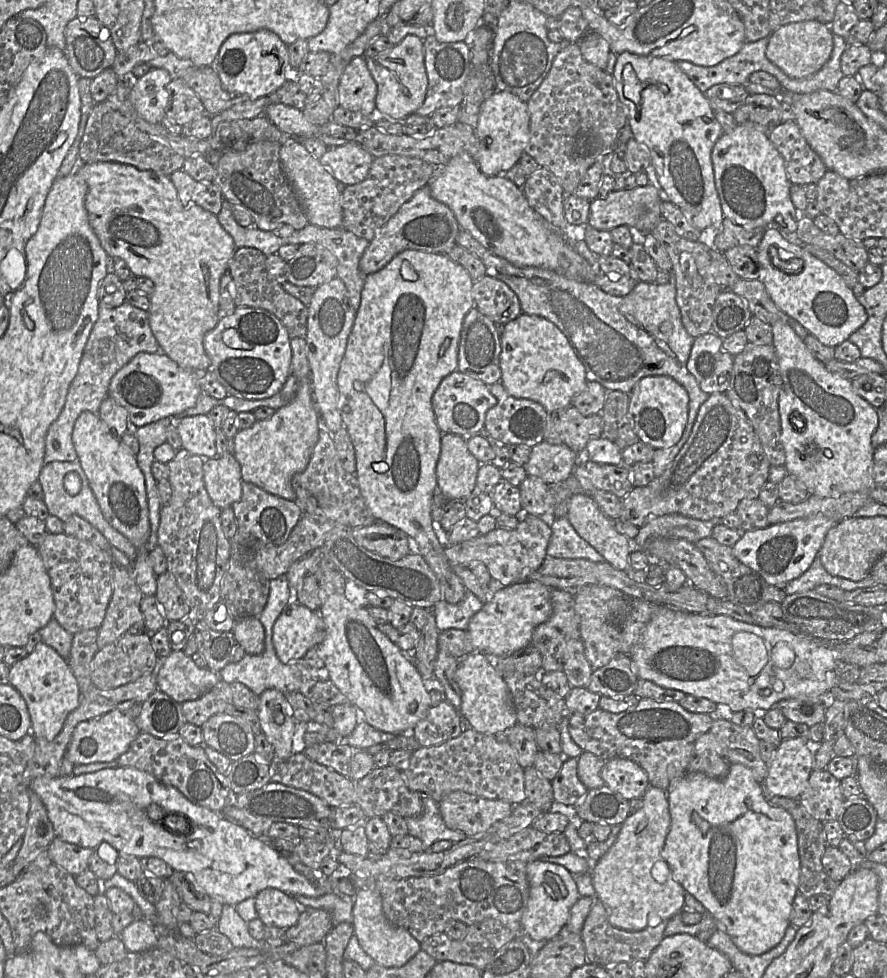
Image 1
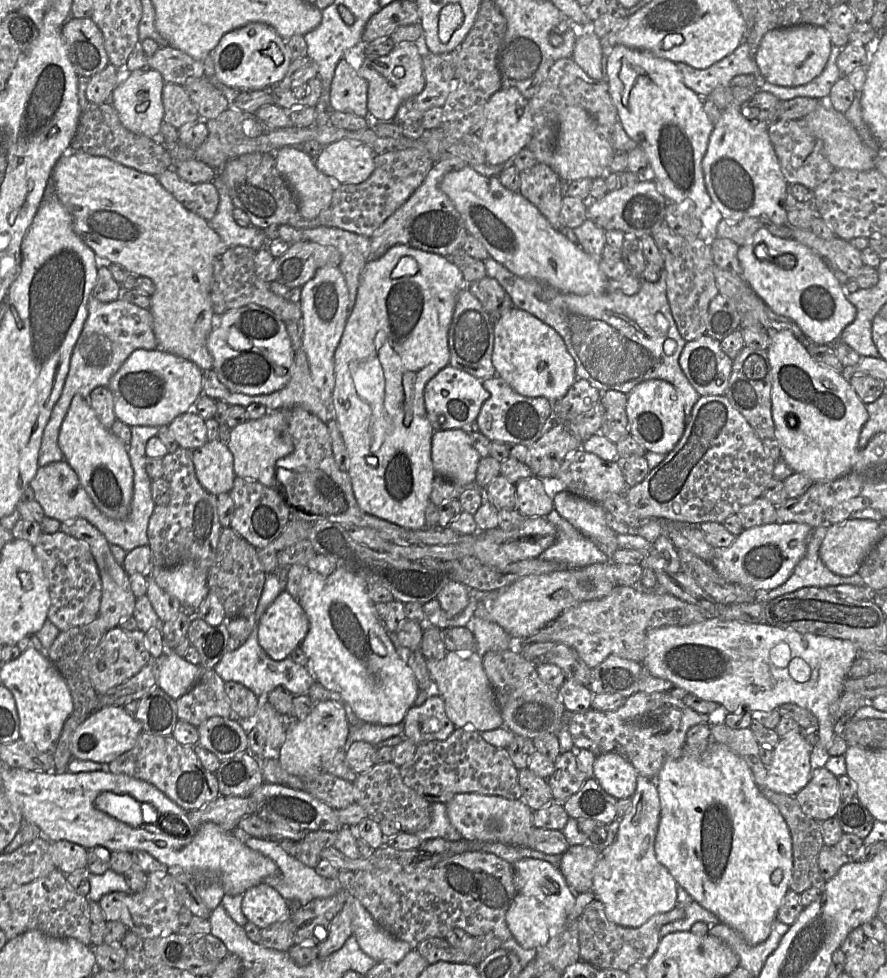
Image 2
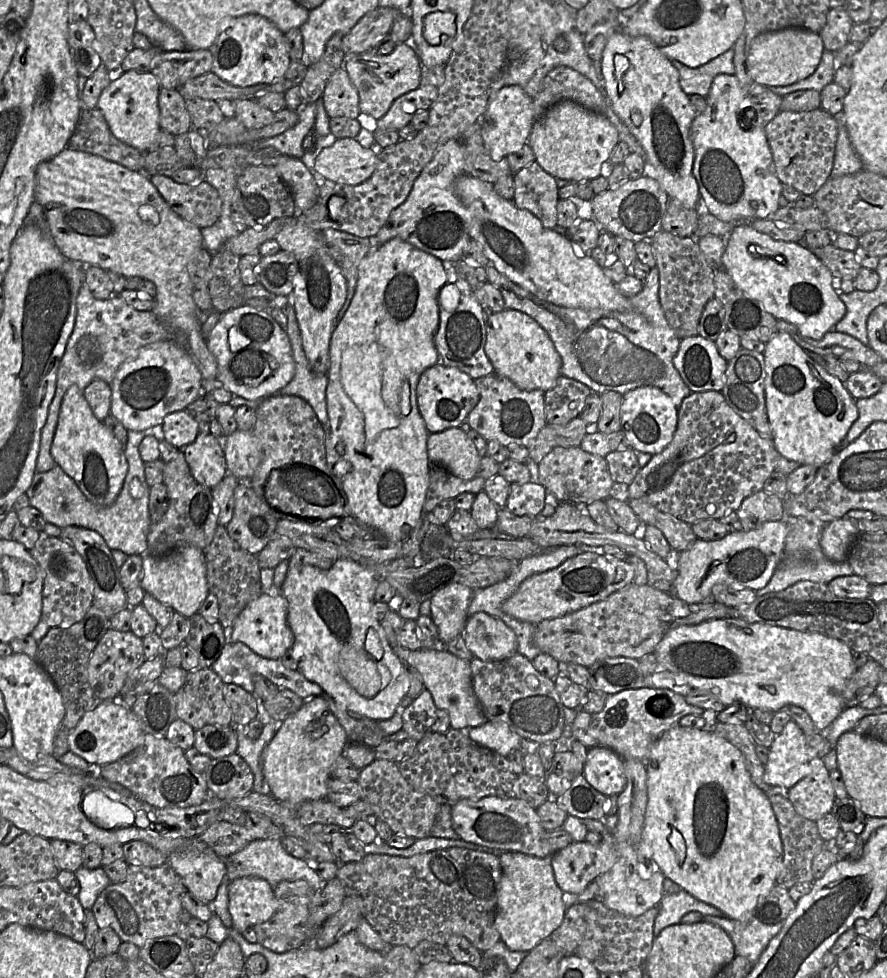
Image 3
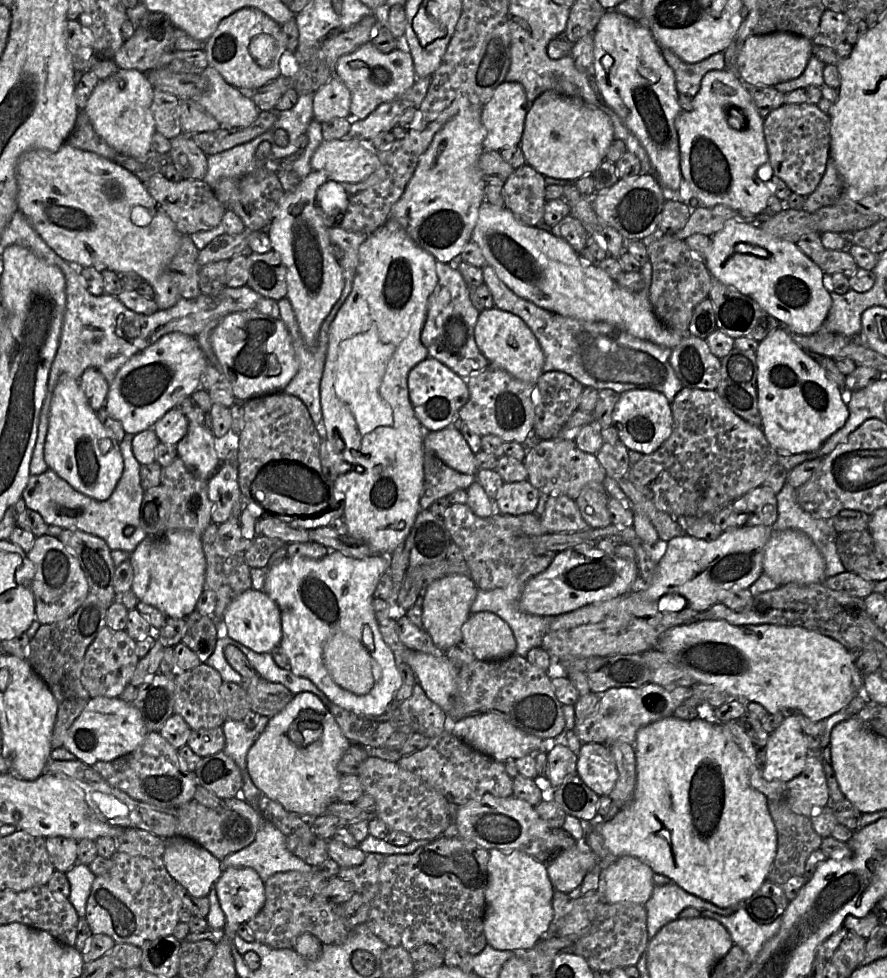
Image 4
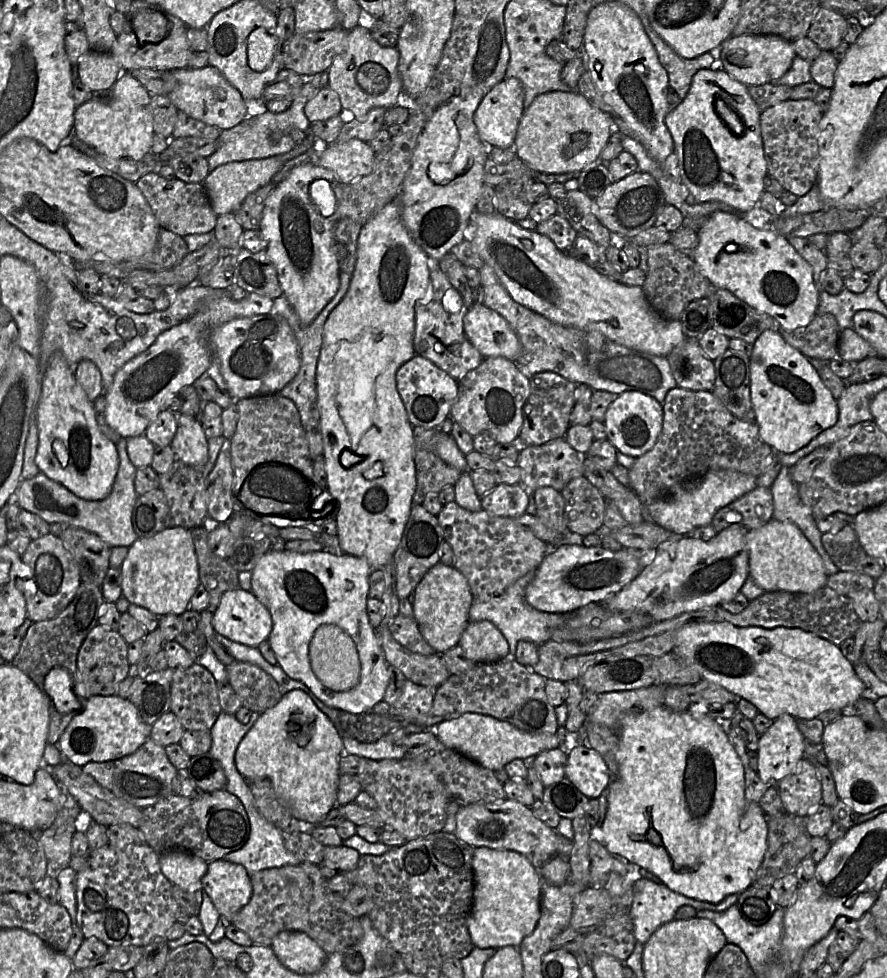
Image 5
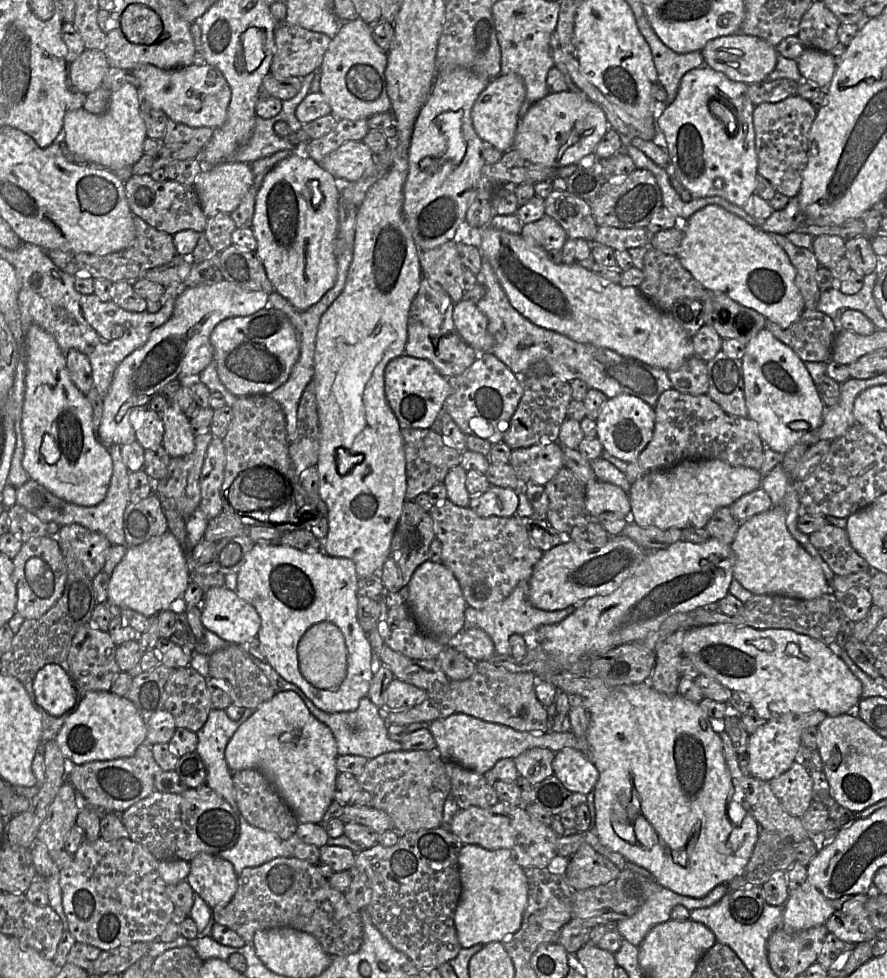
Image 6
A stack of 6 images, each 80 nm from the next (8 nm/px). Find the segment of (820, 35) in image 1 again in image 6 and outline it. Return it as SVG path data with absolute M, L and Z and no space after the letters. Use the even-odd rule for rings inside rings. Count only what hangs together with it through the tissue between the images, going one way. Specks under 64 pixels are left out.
M741 32L712 39L700 52L705 66L722 72L733 81L744 82L747 85L766 80L774 70L778 57L776 46L761 38Z

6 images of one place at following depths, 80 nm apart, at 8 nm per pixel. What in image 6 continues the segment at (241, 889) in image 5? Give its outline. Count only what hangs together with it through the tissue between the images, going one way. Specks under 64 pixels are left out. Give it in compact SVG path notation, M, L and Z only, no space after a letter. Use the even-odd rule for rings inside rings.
M206 853L198 854L189 863L190 872L185 881L212 909L231 901L238 885L232 863Z

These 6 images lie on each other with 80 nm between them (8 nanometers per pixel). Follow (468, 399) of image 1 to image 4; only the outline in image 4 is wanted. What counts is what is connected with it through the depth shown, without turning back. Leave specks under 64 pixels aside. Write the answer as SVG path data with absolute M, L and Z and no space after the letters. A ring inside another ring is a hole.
M431 357L422 360L410 370L407 384L414 414L422 427L430 432L451 426L458 419L459 410L469 399L466 379Z

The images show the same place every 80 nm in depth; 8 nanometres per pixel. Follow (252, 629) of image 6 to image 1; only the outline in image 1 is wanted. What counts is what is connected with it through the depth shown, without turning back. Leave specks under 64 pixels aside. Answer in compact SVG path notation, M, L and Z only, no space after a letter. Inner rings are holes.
M292 601L281 612L272 628L272 643L282 663L302 660L325 636L325 625L318 612Z

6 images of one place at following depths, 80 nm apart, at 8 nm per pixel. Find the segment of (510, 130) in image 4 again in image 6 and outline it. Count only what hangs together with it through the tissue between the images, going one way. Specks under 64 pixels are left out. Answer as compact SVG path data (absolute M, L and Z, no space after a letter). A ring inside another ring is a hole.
M515 73L500 74L487 82L471 110L474 130L485 145L491 145L502 152L513 148L513 140L519 122L519 110L525 94L524 82Z

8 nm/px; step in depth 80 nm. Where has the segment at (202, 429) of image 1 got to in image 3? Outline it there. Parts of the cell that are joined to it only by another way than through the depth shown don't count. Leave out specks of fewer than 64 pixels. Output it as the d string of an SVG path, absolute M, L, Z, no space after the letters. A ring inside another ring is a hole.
M175 411L166 415L161 428L164 439L178 449L194 442L200 433L197 421L187 411Z

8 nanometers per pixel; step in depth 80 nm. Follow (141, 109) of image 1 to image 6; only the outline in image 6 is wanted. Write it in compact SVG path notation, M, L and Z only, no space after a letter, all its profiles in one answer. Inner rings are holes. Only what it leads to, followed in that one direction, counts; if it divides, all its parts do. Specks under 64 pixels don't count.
M125 83L110 94L108 106L102 114L92 114L84 108L67 110L64 116L63 149L72 162L97 169L113 170L131 167L144 154L146 126L140 112L138 88Z

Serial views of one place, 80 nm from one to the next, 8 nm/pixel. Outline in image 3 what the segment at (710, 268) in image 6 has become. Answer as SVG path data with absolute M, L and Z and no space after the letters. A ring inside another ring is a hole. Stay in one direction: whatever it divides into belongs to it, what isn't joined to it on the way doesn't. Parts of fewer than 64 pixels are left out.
M738 223L726 238L721 262L724 270L739 289L749 298L757 300L764 310L777 320L784 320L795 325L804 337L821 339L827 332L834 329L846 313L845 304L840 300L838 291L835 291L832 286L834 277L831 271L802 242L774 240L747 223Z

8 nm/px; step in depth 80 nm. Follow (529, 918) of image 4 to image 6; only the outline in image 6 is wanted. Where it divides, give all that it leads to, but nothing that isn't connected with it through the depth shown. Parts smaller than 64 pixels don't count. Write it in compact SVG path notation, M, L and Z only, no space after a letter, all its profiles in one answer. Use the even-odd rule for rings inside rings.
M463 845L458 854L461 895L454 913L454 924L462 948L501 942L517 932L528 901L525 869L519 866L510 850L487 850Z

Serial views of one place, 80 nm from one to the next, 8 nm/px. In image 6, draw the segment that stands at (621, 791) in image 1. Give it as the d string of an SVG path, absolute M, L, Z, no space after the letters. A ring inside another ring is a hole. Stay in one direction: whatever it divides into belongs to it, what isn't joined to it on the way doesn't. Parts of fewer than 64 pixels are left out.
M564 747L556 752L552 767L553 775L574 793L591 793L599 778L599 772L592 760L572 747Z

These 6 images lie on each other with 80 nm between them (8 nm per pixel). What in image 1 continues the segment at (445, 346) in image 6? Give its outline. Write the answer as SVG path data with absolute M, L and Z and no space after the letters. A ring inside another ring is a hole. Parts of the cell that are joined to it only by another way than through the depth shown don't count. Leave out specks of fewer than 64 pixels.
M473 307L465 316L458 345L457 371L487 385L501 381L500 328Z

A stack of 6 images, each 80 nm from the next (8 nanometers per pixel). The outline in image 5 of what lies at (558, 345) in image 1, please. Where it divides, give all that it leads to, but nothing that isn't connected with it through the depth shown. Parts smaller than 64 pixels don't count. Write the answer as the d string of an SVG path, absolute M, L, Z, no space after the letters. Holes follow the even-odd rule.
M482 304L472 305L463 320L464 332L485 357L501 356L517 361L521 345L515 331L504 317Z

